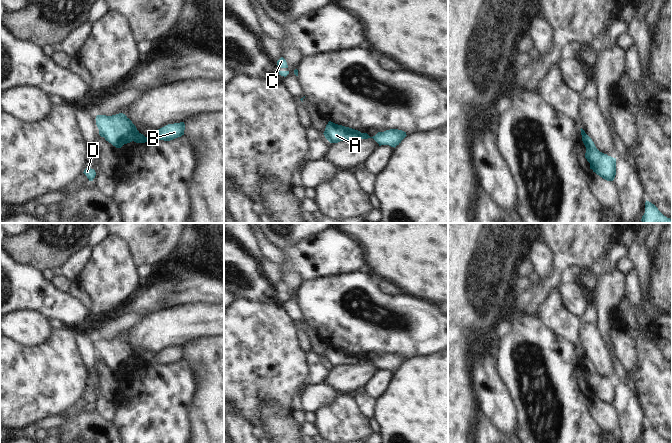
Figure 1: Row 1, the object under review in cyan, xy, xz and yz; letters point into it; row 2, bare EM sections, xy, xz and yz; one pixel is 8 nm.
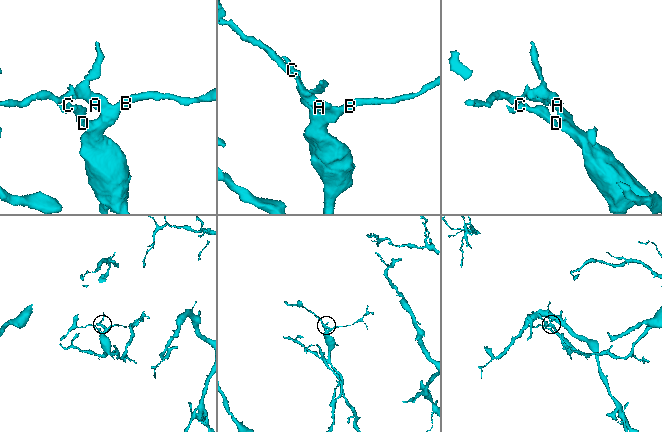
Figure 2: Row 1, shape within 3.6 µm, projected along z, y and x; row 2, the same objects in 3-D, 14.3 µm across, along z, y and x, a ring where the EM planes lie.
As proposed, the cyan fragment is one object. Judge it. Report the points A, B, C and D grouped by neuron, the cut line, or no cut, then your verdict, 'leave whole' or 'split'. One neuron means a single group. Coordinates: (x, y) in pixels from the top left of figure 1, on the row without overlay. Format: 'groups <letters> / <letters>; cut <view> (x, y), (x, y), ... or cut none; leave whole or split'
groups A / B C D; cut xy (138, 356), (133, 364); split

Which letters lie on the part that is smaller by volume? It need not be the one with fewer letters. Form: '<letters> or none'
A

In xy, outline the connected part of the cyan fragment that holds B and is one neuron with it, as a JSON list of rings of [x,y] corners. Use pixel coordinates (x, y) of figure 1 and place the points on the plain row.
[[[184,346],[168,348],[156,354],[156,356],[150,362],[145,361],[141,357],[138,357],[134,366],[145,367],[145,366],[148,366],[150,363],[154,363],[157,365],[158,364],[170,365],[184,359],[184,354],[185,354]]]

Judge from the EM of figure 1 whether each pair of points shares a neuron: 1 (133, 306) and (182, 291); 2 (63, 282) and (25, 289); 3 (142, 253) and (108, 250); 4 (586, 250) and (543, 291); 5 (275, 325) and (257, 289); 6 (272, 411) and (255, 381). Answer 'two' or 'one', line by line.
1: one
2: two
3: two
4: one
5: two
6: two

